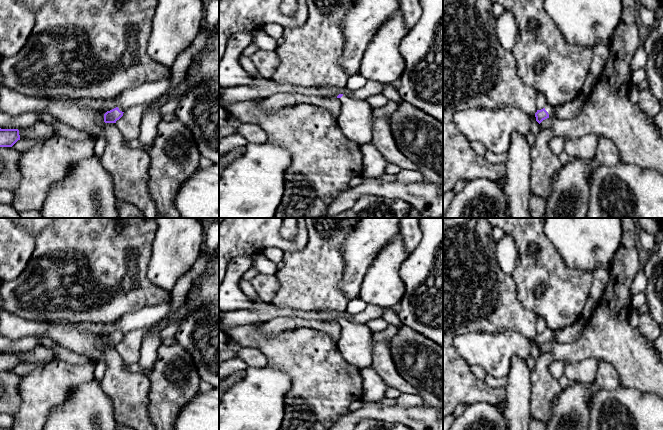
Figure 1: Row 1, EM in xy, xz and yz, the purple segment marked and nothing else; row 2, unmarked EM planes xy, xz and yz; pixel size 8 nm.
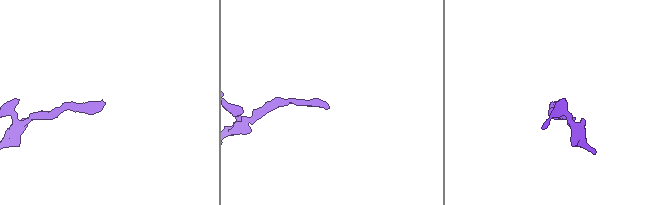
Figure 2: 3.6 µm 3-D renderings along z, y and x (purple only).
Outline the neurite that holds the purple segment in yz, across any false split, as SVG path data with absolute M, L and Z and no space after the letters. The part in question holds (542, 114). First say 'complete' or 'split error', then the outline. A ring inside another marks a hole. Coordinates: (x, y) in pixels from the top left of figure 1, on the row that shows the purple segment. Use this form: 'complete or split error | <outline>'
split error | M581 93L575 99L564 104L550 105L537 110L535 113L536 121L540 124L543 120L549 117L557 117L561 119L569 119L576 117L587 101L587 95Z

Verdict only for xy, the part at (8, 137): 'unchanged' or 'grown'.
unchanged

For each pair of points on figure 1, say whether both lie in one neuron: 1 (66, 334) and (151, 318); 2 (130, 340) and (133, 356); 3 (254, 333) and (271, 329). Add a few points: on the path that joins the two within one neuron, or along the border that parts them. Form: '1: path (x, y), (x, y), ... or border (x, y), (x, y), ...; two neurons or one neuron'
1: border (57, 325), (103, 335); two neurons
2: path (130, 344), (130, 352); one neuron
3: border (260, 325), (266, 335), (277, 335), (285, 330); two neurons

